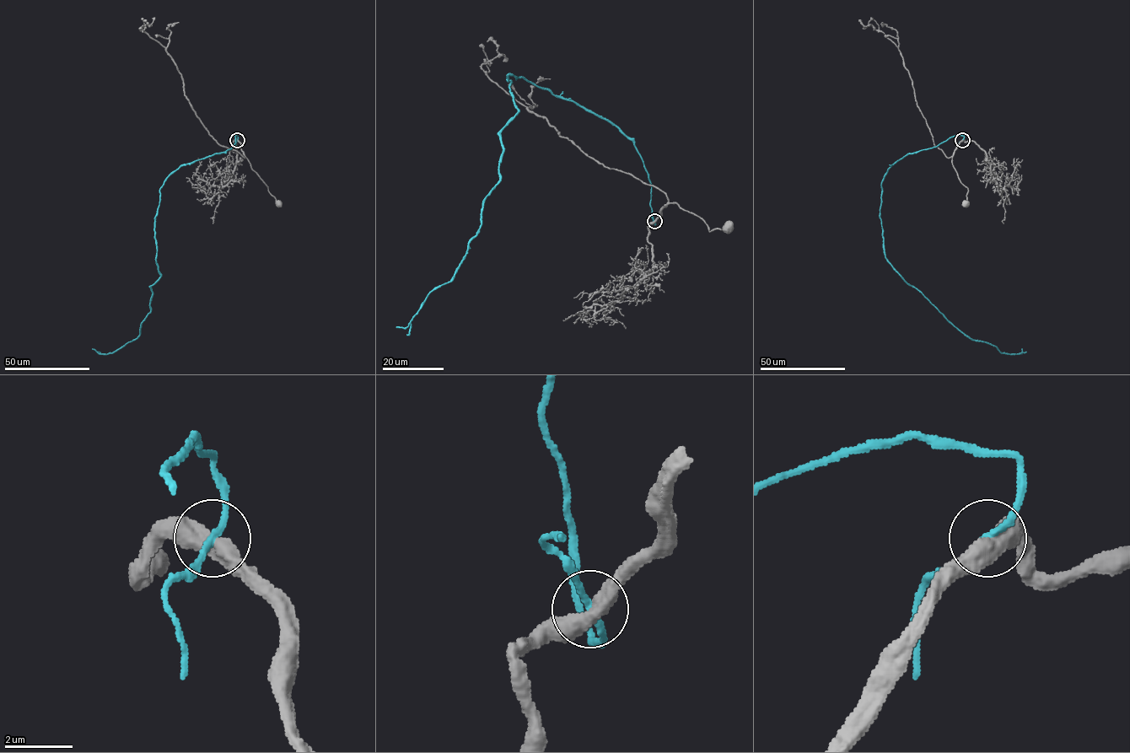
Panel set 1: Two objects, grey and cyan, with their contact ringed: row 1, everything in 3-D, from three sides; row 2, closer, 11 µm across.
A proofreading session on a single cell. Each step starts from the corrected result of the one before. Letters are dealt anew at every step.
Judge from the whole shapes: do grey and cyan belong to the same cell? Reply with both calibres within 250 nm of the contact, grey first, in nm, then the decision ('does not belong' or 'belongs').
550/180 nm | does not belong

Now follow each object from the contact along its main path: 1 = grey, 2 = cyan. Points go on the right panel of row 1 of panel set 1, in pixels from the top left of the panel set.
1: (962, 140), (955, 151), (952, 162), (960, 180), (968, 190), (965, 202)
2: (962, 140), (955, 135), (908, 153), (888, 169), (879, 216), (885, 257), (972, 340), (1010, 354), (1021, 348)

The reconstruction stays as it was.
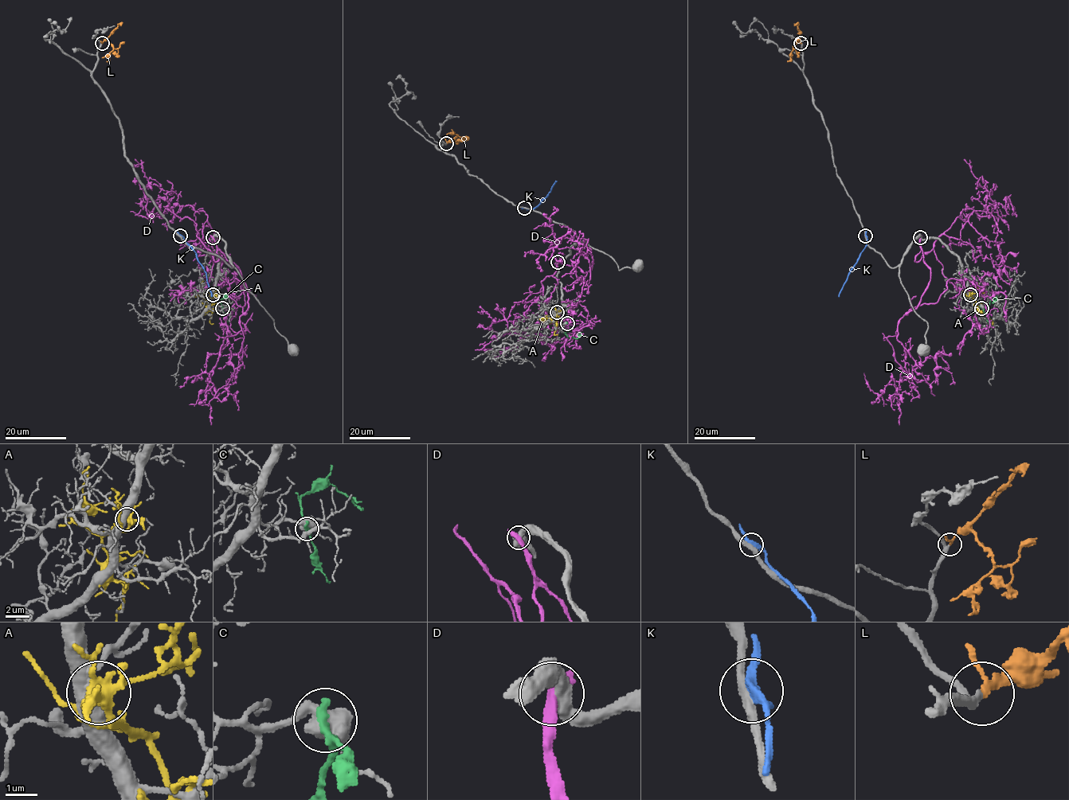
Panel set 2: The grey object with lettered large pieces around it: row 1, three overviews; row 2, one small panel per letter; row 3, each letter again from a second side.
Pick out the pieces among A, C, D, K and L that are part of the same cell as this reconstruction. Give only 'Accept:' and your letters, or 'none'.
Accept: L

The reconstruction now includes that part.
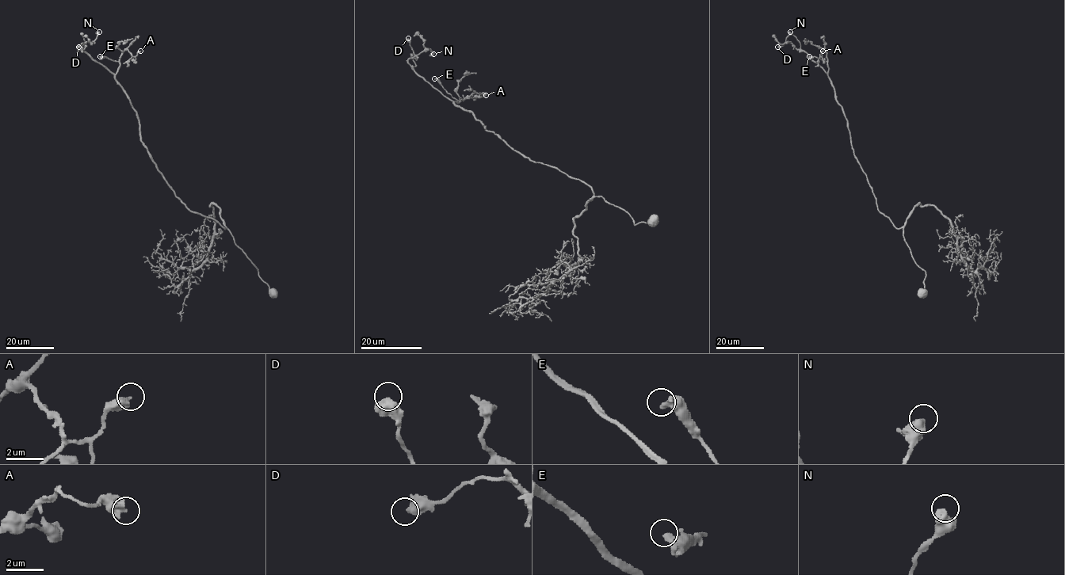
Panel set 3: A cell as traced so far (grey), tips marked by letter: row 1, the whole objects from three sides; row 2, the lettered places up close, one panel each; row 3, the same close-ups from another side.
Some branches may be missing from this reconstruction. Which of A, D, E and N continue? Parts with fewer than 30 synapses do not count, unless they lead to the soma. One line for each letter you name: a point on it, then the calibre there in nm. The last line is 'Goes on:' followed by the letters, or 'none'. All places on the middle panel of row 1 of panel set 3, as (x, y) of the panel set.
Goes on: none

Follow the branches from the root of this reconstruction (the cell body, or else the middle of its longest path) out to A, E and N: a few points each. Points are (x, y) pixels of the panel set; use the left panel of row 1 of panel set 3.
A: (272, 291), (227, 227), (175, 195), (141, 140), (136, 112), (115, 78), (121, 54), (140, 51)
E: (272, 291), (227, 227), (192, 211), (175, 195), (141, 140), (136, 112), (115, 78), (120, 62), (100, 56)
N: (272, 291), (230, 231), (192, 211), (158, 169), (124, 90), (78, 48), (99, 32)

